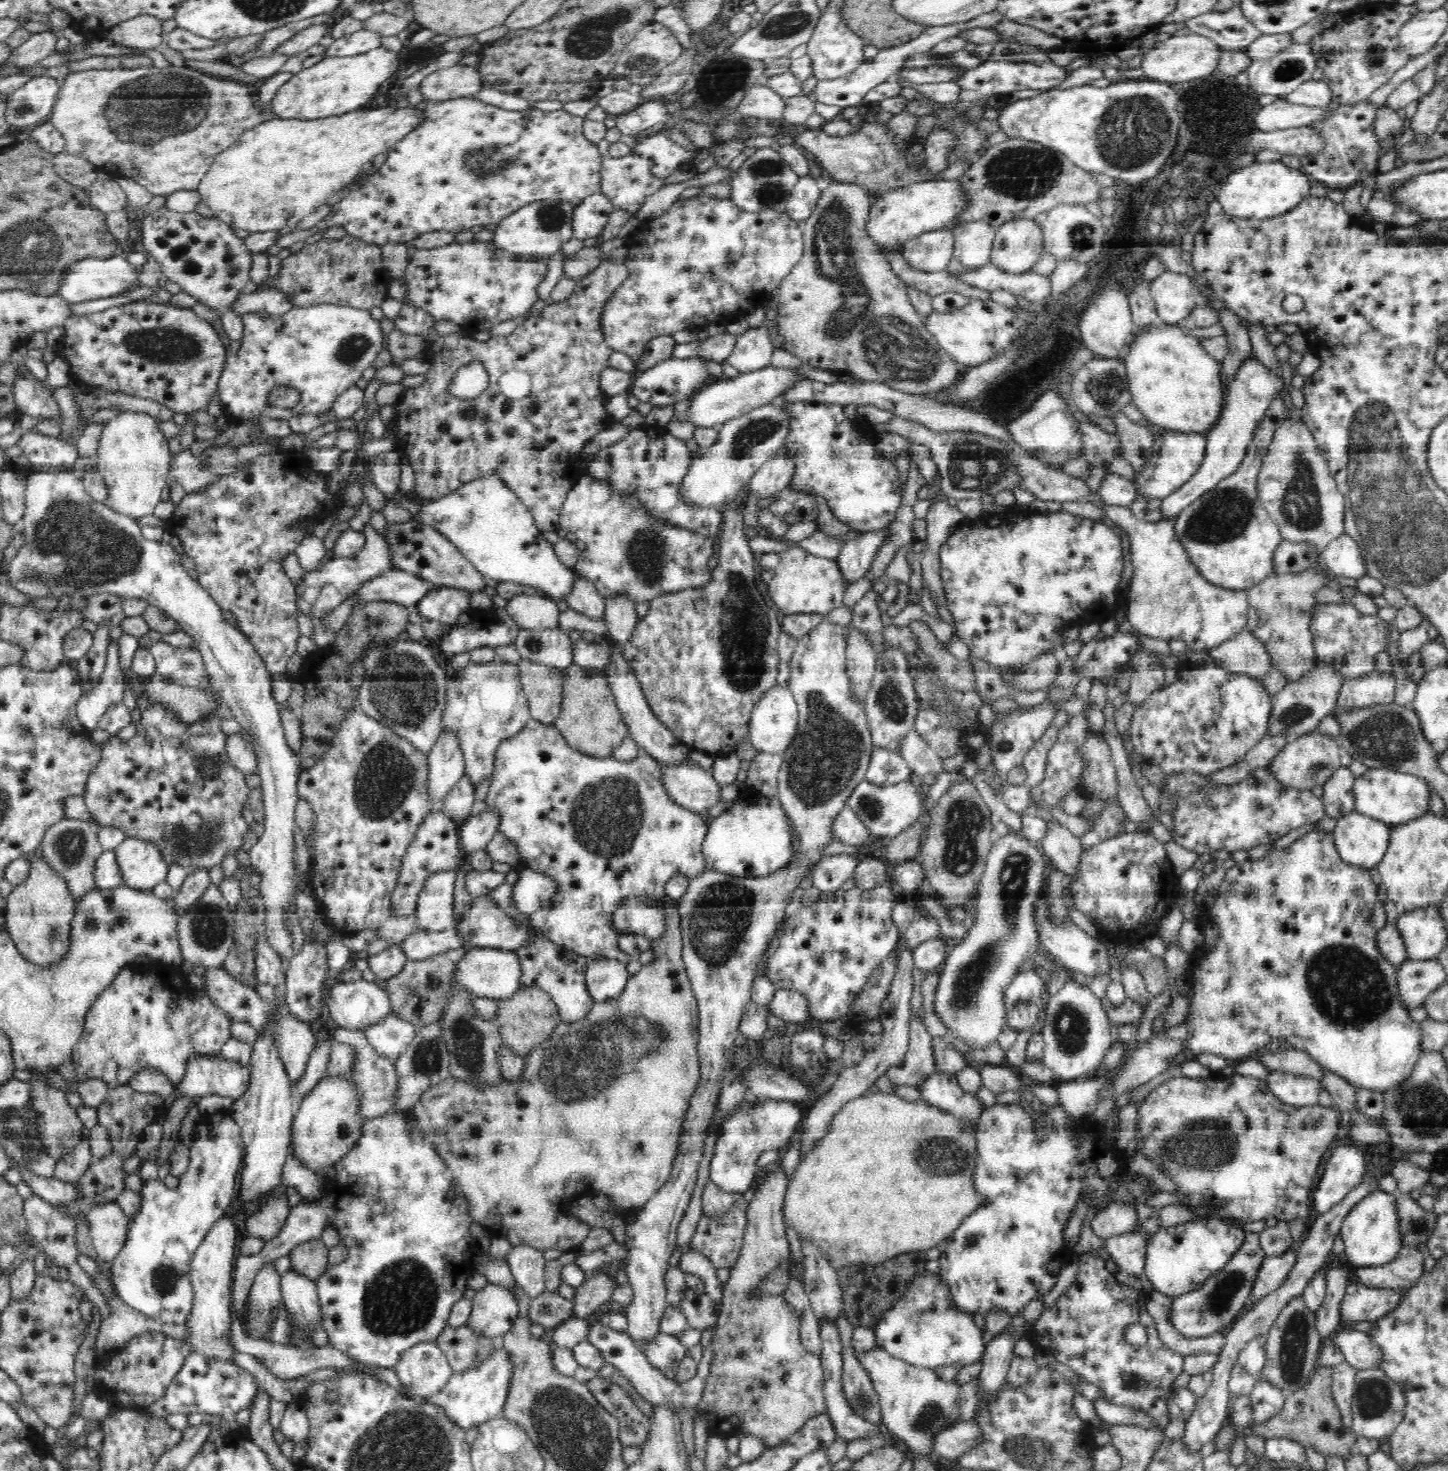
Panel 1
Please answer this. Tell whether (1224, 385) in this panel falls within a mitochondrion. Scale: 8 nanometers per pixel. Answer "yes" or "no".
no

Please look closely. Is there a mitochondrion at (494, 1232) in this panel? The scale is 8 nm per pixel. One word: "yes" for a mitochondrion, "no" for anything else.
no

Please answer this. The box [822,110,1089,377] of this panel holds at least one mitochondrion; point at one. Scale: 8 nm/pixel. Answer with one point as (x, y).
(1027, 173)

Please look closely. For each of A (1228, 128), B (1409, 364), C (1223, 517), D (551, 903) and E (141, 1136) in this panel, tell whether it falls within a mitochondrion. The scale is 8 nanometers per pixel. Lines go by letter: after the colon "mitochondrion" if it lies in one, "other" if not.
A: mitochondrion
B: other
C: mitochondrion
D: other
E: other

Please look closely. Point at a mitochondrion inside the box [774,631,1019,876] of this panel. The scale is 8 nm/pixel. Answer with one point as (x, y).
(830, 748)

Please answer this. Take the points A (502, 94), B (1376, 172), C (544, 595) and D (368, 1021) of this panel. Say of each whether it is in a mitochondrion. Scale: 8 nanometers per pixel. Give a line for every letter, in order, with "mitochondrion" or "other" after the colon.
A: other
B: other
C: other
D: other

